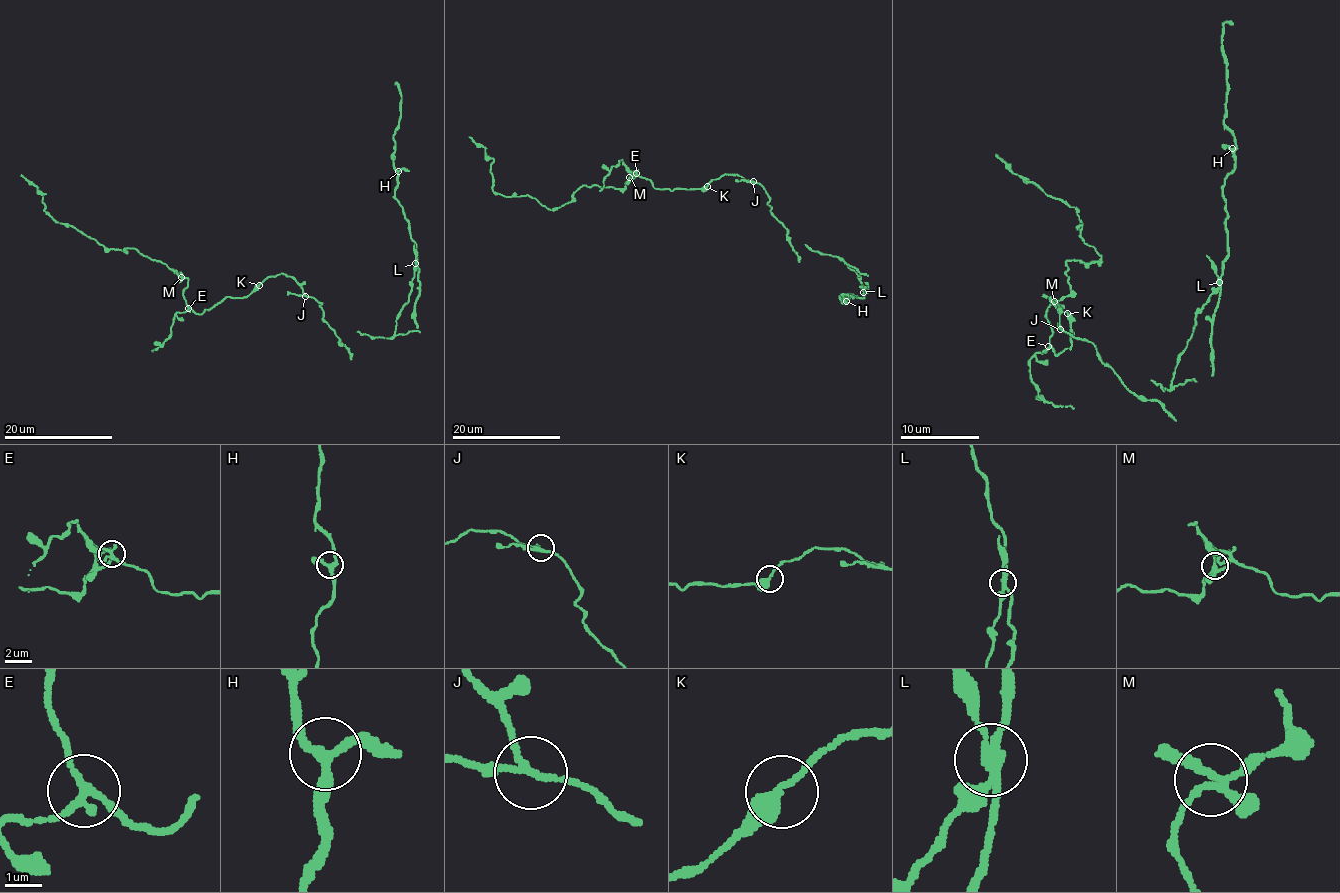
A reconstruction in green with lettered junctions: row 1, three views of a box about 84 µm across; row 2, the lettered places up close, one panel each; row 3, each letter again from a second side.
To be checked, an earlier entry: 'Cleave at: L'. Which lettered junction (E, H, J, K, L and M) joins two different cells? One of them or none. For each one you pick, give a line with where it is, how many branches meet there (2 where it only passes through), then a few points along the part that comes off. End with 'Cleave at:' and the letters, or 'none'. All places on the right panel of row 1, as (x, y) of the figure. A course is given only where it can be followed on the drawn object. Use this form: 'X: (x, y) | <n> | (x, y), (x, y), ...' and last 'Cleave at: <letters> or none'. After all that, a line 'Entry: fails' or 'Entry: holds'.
L: (1219, 282) | 4 | (1218, 282), (1218, 288), (1195, 319), (1193, 335), (1179, 356), (1171, 386), (1166, 390), (1150, 380)
Cleave at: L
Entry: holds

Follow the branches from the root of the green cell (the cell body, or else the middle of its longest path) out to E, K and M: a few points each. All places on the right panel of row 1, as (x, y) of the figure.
E: (1062, 327), (1060, 311), (1050, 297), (1067, 313), (1073, 333), (1071, 346), (1060, 354), (1048, 346)
K: (1062, 327), (1060, 311), (1050, 297), (1067, 313)
M: (1062, 327), (1060, 311), (1050, 297), (1067, 313), (1073, 333), (1071, 346), (1056, 354), (1046, 317), (1054, 301)

